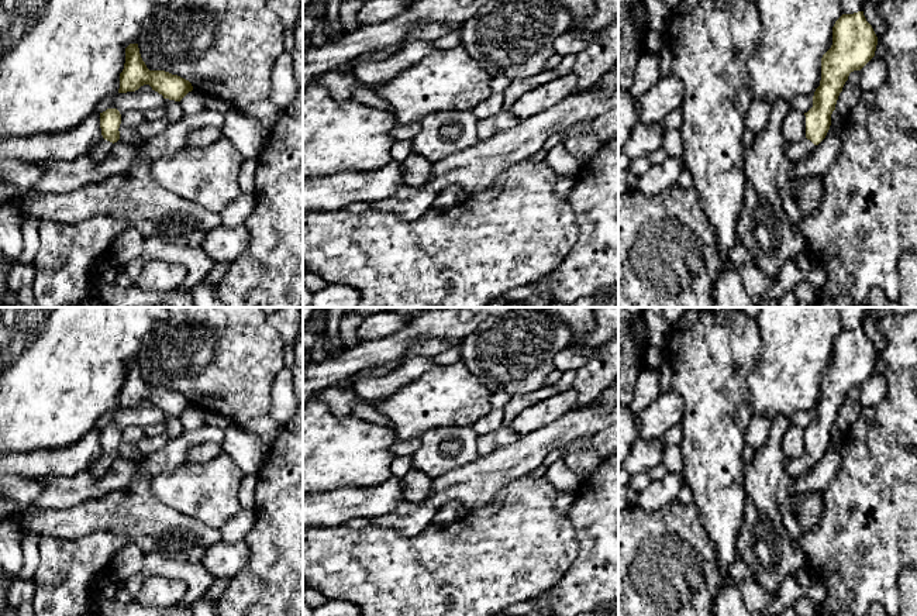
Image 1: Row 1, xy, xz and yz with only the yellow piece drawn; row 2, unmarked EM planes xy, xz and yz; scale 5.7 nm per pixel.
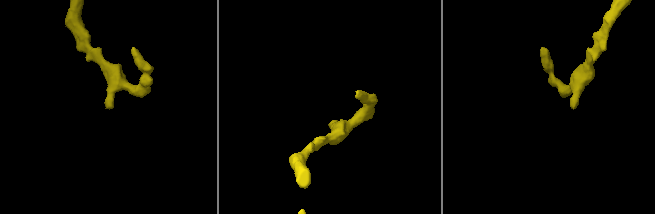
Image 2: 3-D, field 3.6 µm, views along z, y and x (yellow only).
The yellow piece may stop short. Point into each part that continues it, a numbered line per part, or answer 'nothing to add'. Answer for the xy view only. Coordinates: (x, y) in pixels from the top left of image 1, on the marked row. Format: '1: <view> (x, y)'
1: xy (103, 147)

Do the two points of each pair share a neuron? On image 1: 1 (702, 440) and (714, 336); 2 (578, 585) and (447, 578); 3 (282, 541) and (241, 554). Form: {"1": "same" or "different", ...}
{"1": "same", "2": "different", "3": "different"}

